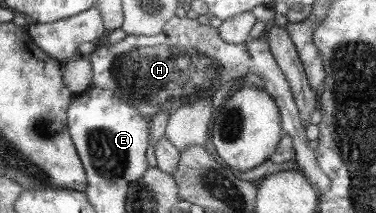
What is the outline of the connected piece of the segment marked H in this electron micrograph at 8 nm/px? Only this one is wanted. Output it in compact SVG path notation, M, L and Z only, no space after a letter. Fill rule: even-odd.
M176 16L173 17L171 22L167 23L161 33L154 36L128 35L119 43L97 47L89 55L89 59L94 67L95 85L101 89L116 92L119 97L122 97L129 105L135 106L149 119L154 118L158 113L173 115L182 107L193 105L201 99L211 97L221 85L225 85L229 81L235 81L235 79L243 77L245 73L257 75L264 81L263 87L268 89L275 105L278 106L279 117L281 118L281 135L289 135L292 139L293 157L294 163L296 163L294 168L303 173L308 181L315 185L320 196L329 191L330 179L317 165L316 153L308 146L308 140L305 138L305 128L302 126L289 84L271 55L268 34L264 38L249 39L245 43L233 45L219 37L217 28L210 25L201 25L199 21L189 19L189 17Z

